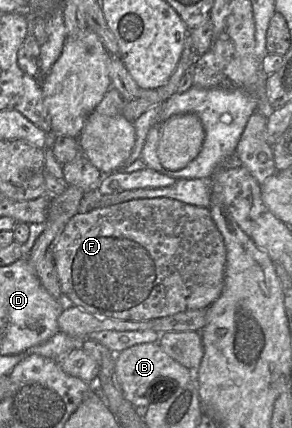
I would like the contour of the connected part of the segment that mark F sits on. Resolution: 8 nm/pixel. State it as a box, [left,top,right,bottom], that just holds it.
[54,197,226,321]

